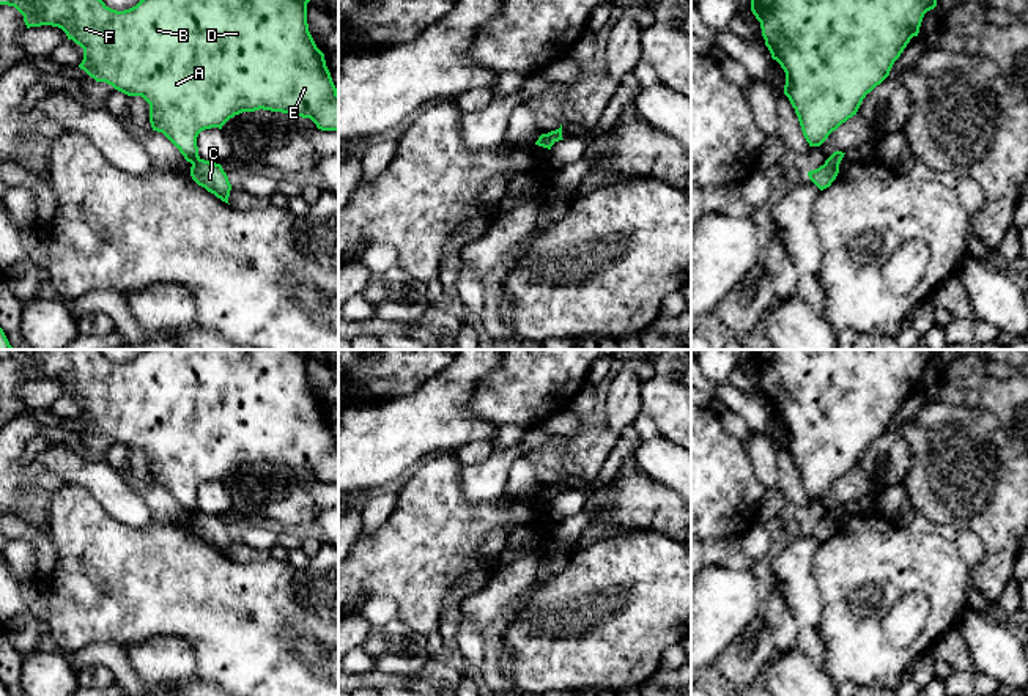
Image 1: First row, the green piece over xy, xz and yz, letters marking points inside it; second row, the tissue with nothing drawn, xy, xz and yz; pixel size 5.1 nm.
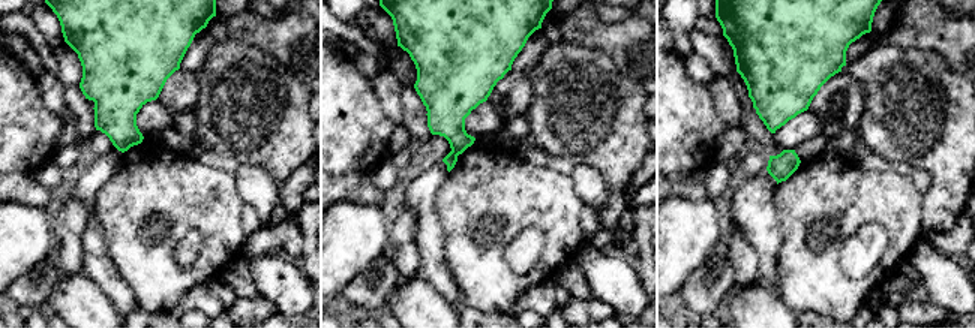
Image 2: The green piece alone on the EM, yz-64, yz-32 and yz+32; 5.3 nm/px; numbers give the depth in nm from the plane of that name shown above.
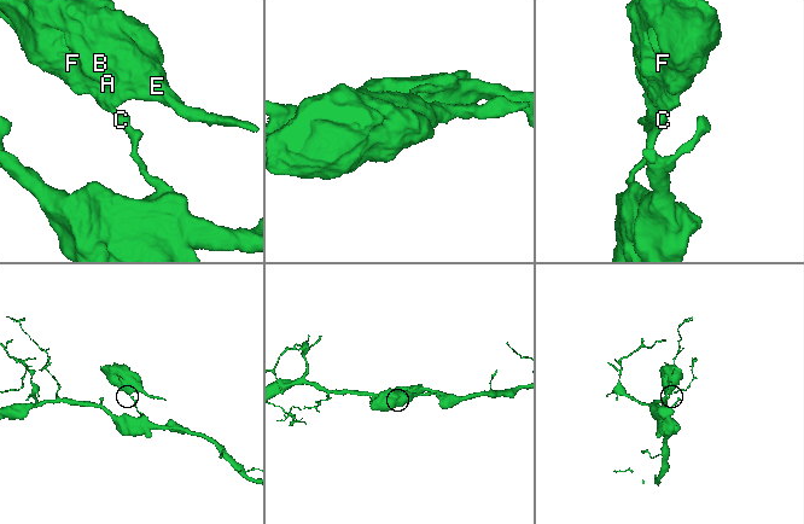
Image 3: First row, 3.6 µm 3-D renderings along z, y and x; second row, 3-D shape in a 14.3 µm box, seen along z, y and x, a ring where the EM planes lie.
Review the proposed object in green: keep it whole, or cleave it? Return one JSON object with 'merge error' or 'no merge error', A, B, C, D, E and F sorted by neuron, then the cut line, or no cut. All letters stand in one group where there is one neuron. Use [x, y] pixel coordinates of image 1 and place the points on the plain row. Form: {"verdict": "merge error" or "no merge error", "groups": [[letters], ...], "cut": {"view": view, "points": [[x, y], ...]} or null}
{"verdict": "merge error", "groups": [["A", "B", "D", "E", "F"], ["C"]], "cut": {"view": "xy", "points": [[199, 510], [192, 517]]}}

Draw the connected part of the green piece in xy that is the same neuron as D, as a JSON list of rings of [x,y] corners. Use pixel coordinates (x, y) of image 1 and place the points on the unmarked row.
[[[0,350],[0,357],[14,359],[27,381],[52,378],[61,381],[68,392],[83,402],[79,417],[96,435],[105,435],[128,449],[142,449],[150,457],[150,476],[153,483],[162,485],[190,516],[198,509],[197,490],[202,483],[219,480],[242,465],[271,463],[293,469],[310,471],[321,483],[338,483],[338,446],[326,419],[324,406],[316,400],[307,376],[309,350],[143,350],[135,359],[116,364],[109,361],[99,350]]]

